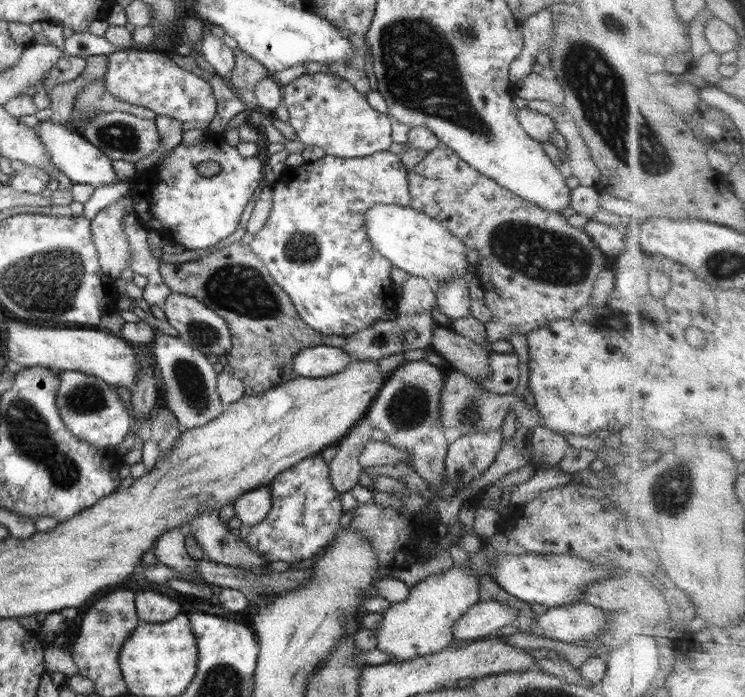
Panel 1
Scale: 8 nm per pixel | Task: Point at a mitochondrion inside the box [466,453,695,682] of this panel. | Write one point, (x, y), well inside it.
(672, 487)

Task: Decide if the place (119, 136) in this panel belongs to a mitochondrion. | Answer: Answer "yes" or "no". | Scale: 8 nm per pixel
yes

